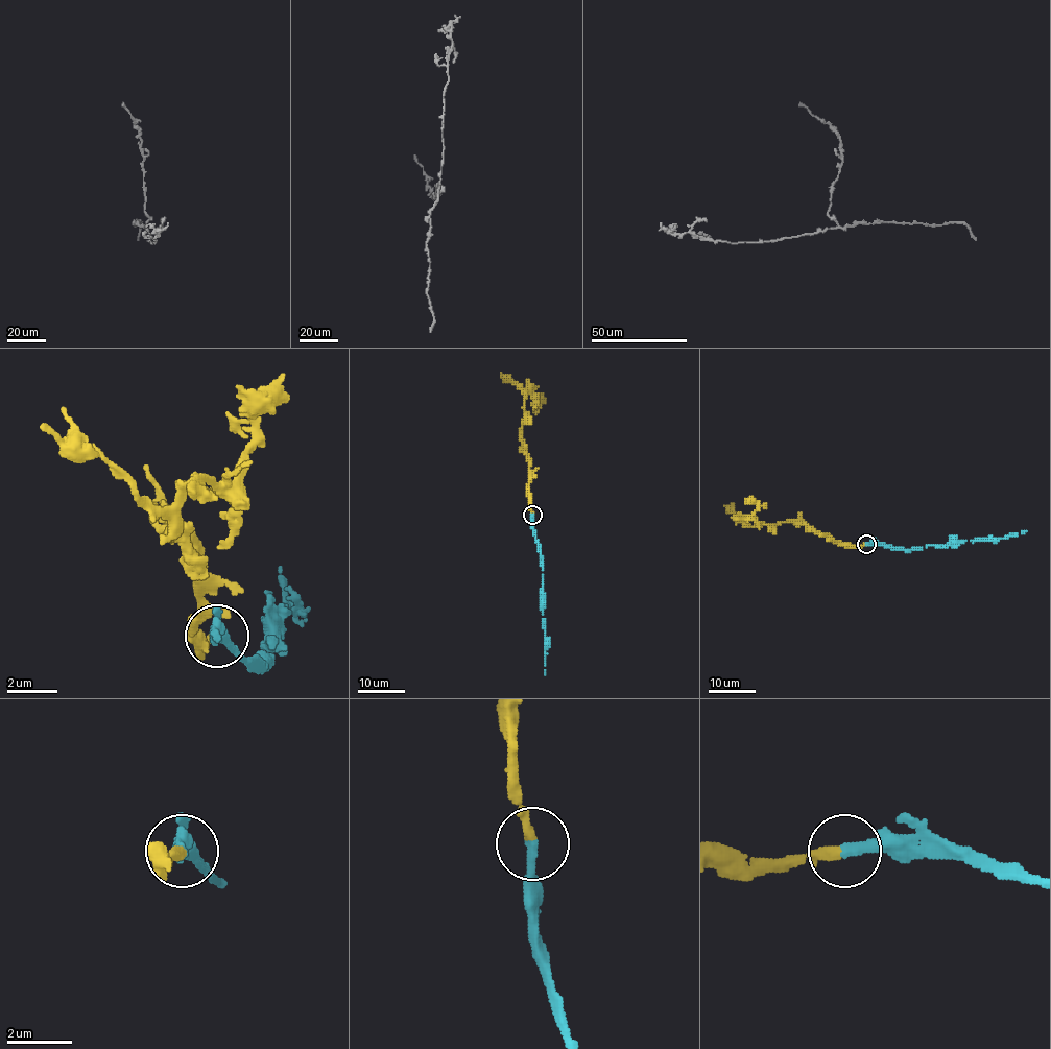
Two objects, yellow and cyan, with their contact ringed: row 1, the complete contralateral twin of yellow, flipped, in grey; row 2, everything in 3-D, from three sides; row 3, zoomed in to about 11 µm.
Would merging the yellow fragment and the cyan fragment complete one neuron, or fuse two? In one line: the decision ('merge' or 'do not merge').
merge

